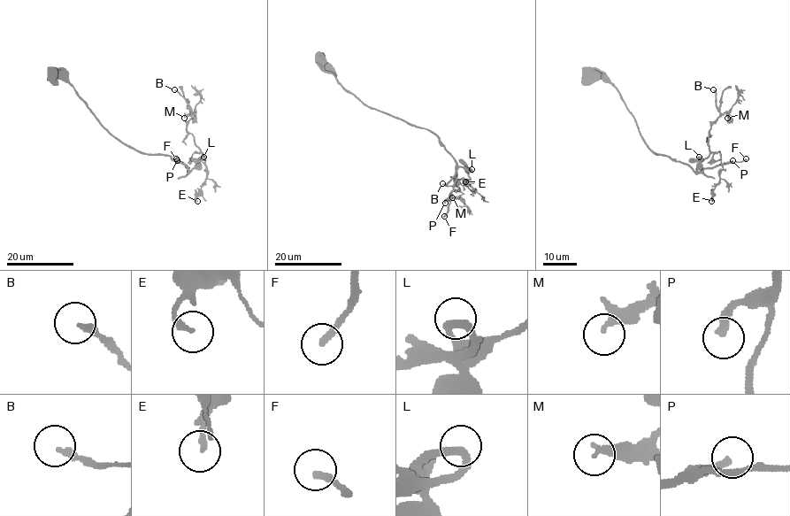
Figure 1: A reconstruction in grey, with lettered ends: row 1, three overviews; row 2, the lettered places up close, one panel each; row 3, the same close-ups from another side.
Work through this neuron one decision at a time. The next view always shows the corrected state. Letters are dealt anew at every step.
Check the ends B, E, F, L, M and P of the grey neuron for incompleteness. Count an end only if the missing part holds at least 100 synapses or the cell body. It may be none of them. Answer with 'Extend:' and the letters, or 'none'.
Extend: F, P

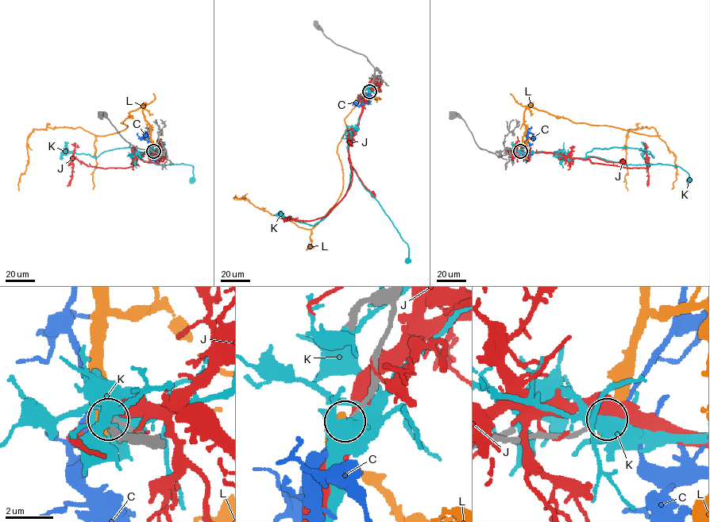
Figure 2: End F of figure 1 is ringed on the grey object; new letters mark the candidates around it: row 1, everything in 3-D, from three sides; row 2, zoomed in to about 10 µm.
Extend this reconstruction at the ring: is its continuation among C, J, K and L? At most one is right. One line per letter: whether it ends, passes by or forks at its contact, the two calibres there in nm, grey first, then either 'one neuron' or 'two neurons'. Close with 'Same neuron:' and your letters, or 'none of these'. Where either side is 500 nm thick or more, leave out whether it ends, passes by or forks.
C: it passes by; 260 nm thick on the grey side, 200 nm on the other; one neuron
J: 280 nm thick on the grey side, 550 nm on the other; two neurons
K: it forks there; 280 nm thick on the grey side, 480 nm on the other; two neurons
L: 240 nm thick on the grey side, 500 nm on the other; two neurons
Same neuron: C

